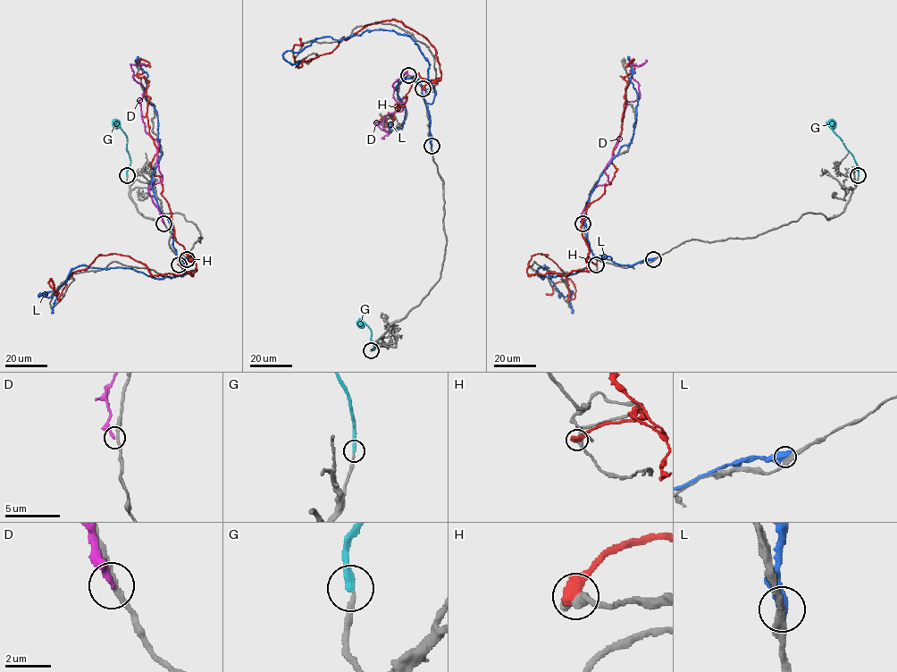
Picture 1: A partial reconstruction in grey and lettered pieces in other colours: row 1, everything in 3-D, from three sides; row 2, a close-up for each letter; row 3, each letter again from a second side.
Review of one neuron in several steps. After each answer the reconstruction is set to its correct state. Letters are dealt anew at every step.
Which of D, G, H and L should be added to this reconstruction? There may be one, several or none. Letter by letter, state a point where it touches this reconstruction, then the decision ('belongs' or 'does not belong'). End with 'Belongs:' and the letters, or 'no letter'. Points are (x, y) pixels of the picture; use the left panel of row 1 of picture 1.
D: contact (163, 223); does not belong
G: contact (127, 175); belongs
H: contact (179, 264); does not belong
L: contact (187, 259); does not belong
Belongs: G

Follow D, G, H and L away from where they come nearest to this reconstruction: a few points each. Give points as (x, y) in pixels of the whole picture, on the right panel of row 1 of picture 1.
D: (582, 223), (590, 195), (610, 183), (605, 170), (625, 104), (640, 96), (629, 64), (646, 59)
G: (858, 176), (852, 155), (831, 128), (829, 119)
H: (596, 264), (529, 275), (533, 255), (547, 255), (563, 271), (568, 299), (575, 289), (566, 279), (545, 294)
L: (653, 259), (597, 256), (542, 278), (538, 268), (559, 297), (573, 291), (573, 313)

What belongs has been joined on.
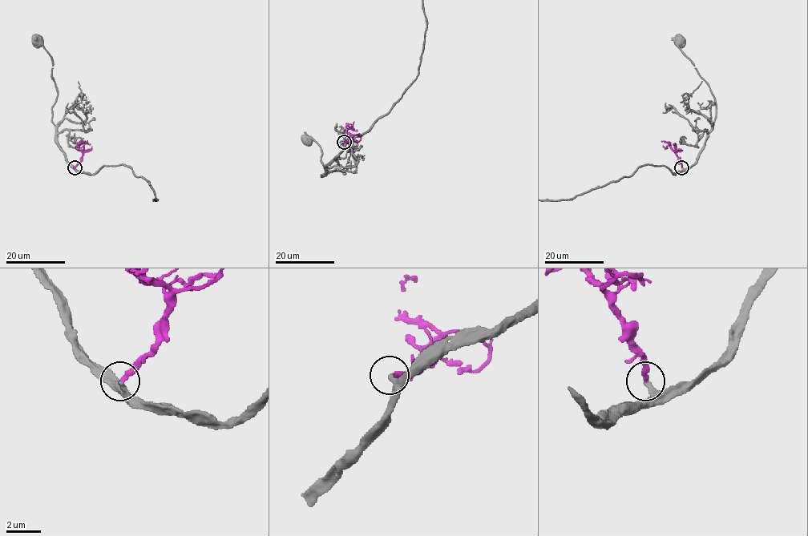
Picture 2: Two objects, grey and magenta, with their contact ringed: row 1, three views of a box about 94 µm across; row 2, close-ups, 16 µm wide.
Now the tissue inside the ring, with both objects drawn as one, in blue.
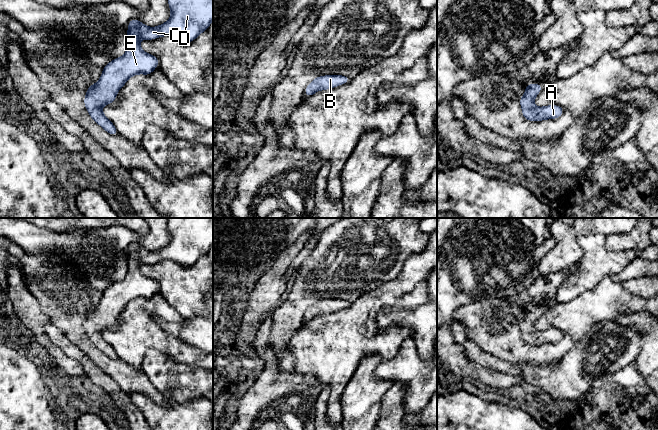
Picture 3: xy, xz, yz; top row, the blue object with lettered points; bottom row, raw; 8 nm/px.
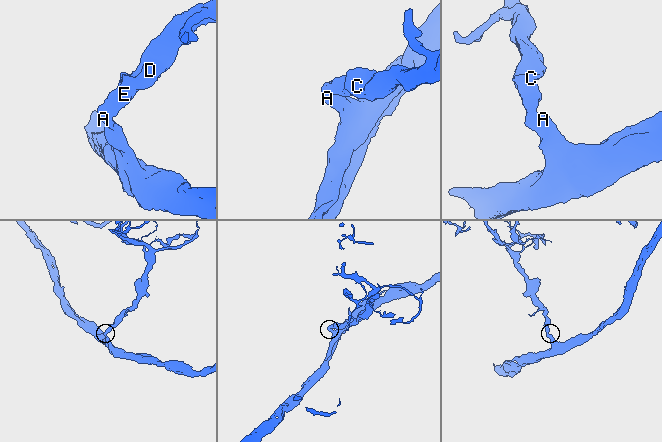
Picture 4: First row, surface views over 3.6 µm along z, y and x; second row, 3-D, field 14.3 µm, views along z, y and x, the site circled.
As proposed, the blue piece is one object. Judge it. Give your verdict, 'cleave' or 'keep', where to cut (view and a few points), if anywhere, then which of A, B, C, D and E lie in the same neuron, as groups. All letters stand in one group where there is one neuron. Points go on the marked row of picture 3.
keep; no cut; A B C D E

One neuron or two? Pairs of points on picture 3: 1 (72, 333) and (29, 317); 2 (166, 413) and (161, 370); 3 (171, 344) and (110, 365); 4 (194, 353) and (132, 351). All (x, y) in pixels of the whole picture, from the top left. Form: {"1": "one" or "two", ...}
{"1": "two", "2": "two", "3": "two", "4": "one"}

